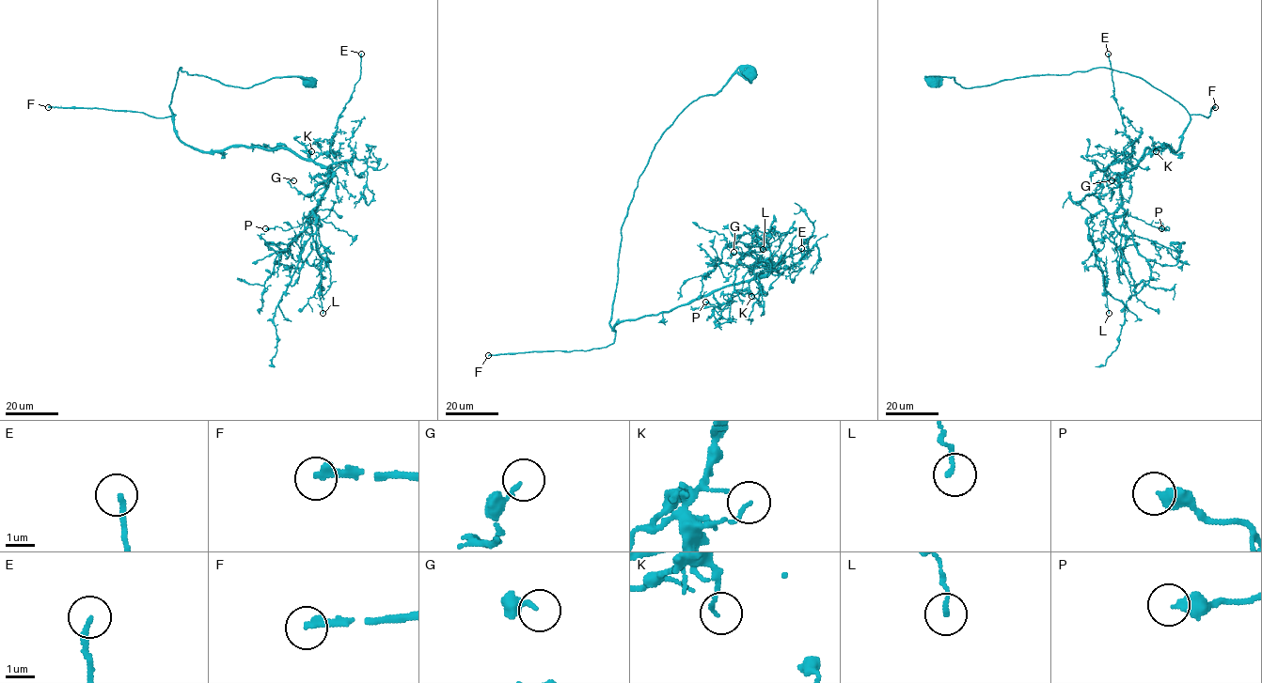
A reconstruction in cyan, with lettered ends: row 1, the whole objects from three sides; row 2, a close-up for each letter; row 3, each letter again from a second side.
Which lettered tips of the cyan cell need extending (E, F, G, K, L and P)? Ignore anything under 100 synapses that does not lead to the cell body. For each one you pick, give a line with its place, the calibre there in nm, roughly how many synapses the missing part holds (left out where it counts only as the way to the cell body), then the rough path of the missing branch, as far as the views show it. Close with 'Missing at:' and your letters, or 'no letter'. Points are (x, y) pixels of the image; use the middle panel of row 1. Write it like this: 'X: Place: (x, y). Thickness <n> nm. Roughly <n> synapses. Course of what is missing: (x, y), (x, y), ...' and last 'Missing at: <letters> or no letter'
F: Place: (488, 355). Thickness 240 nm. Roughly 190 synapses
Missing at: F

